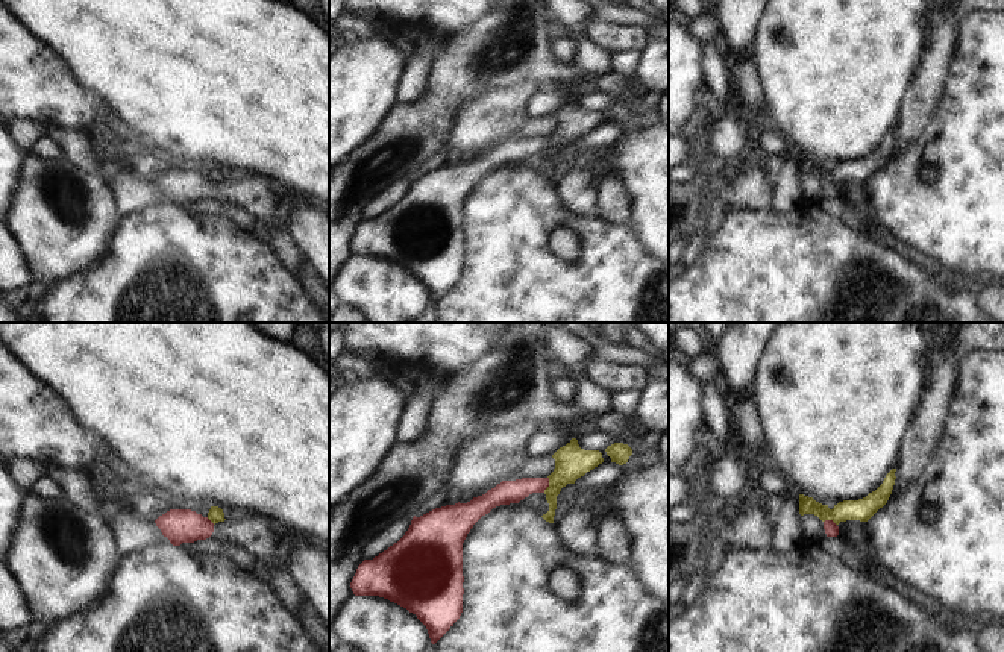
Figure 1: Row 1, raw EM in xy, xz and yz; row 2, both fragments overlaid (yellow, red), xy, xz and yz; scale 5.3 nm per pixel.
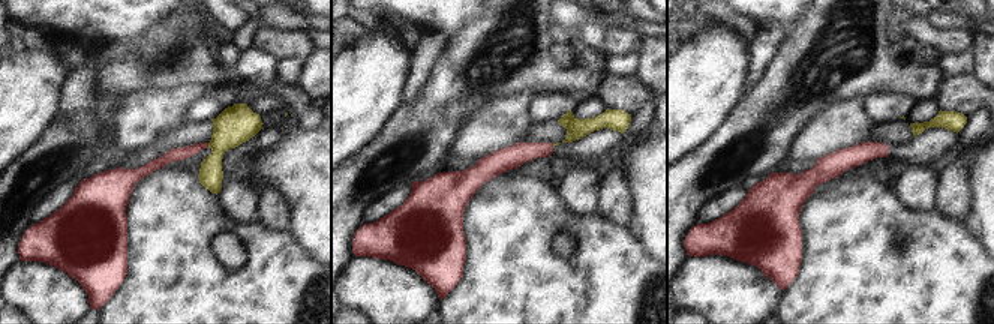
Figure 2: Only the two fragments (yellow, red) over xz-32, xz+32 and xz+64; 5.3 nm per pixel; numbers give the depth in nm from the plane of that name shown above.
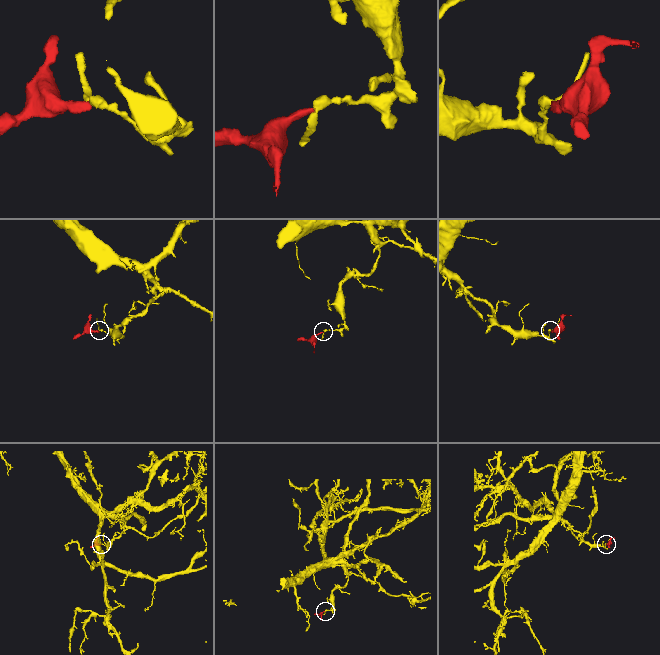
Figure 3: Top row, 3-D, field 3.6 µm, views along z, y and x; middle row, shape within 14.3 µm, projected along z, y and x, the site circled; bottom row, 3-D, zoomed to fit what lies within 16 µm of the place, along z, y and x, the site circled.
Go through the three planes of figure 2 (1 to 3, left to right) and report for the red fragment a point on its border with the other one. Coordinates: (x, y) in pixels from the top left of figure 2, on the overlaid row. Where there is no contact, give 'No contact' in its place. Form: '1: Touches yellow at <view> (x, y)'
1: Touches yellow at xz-32 (209, 144)
2: No contact
3: No contact.

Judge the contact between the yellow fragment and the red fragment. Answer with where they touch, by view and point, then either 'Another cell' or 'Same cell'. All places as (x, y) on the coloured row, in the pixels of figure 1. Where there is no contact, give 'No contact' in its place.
Touches yellow at xz (549, 484). Another cell.

